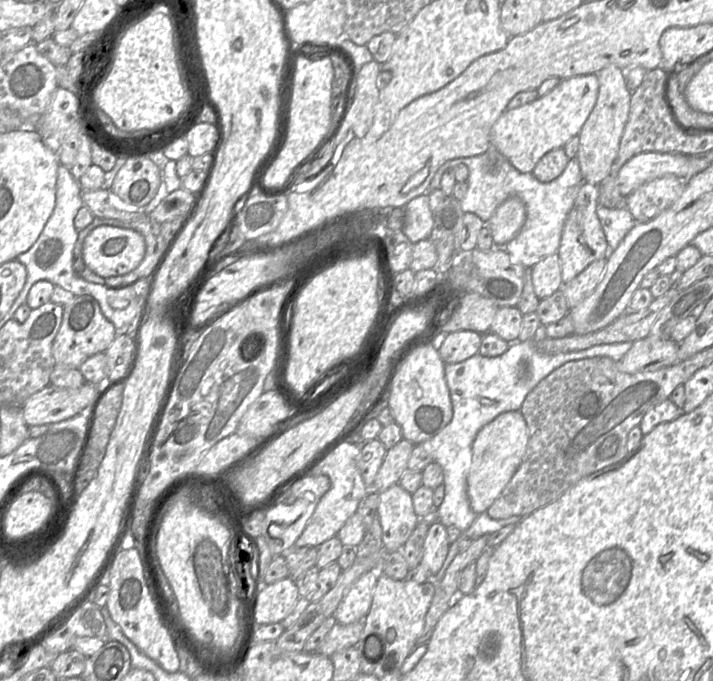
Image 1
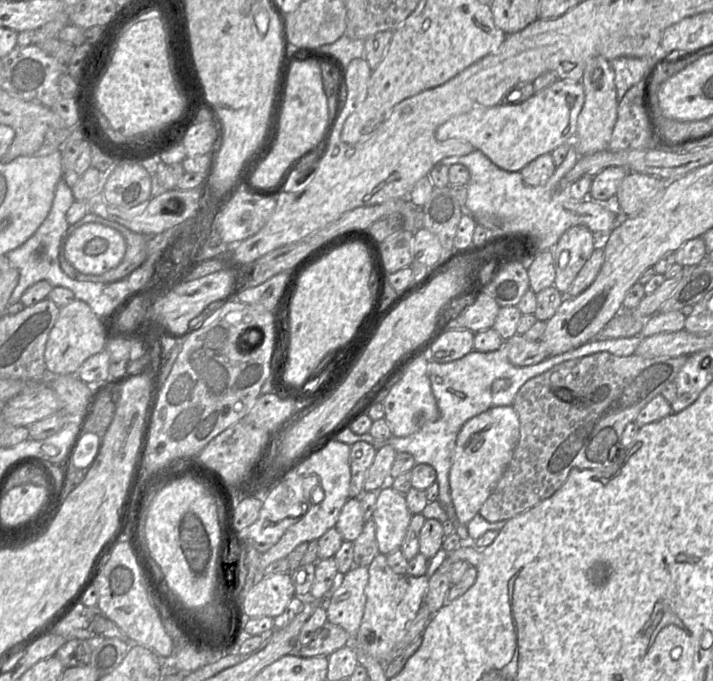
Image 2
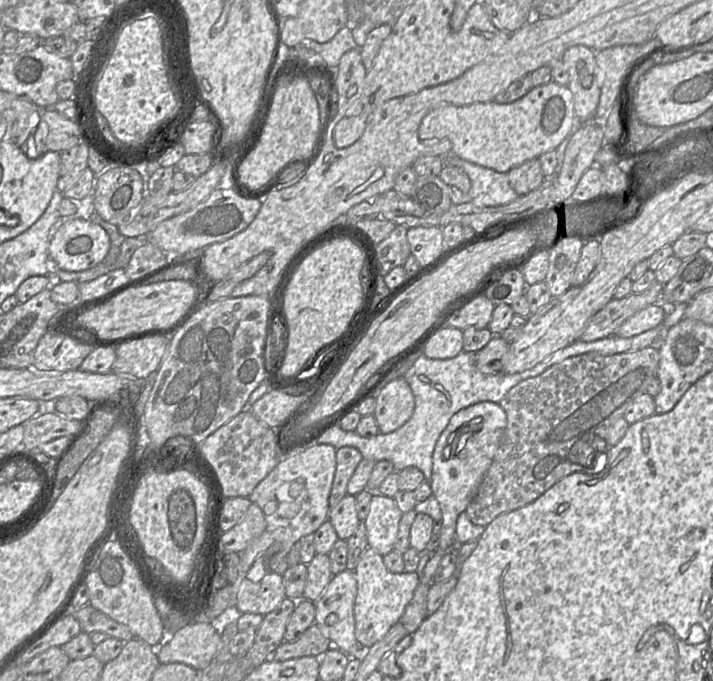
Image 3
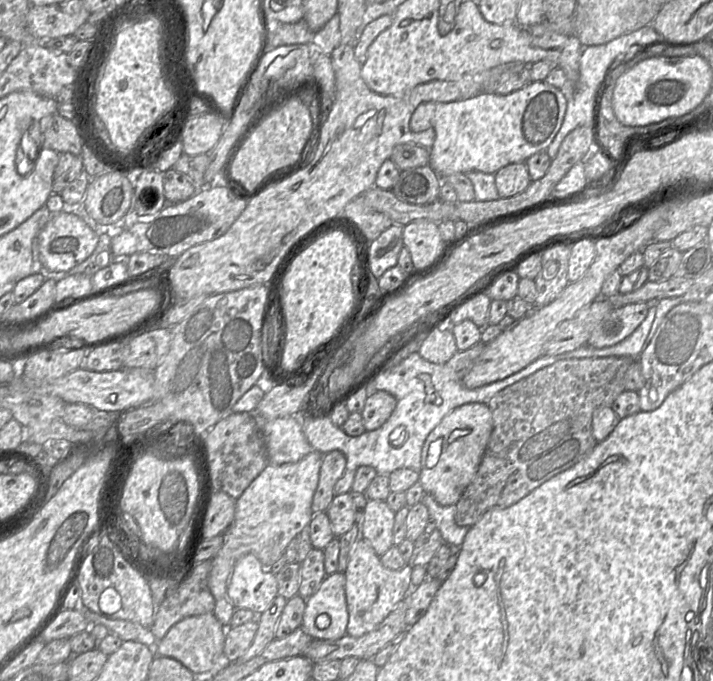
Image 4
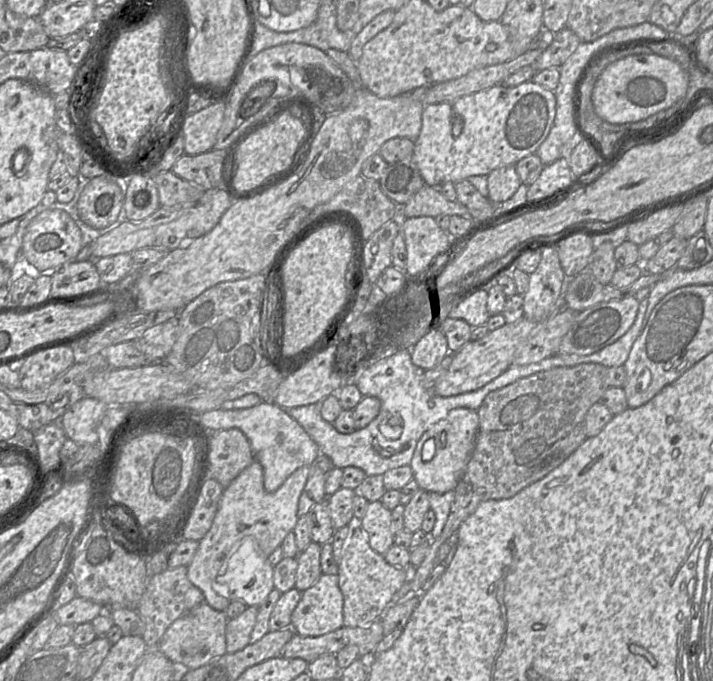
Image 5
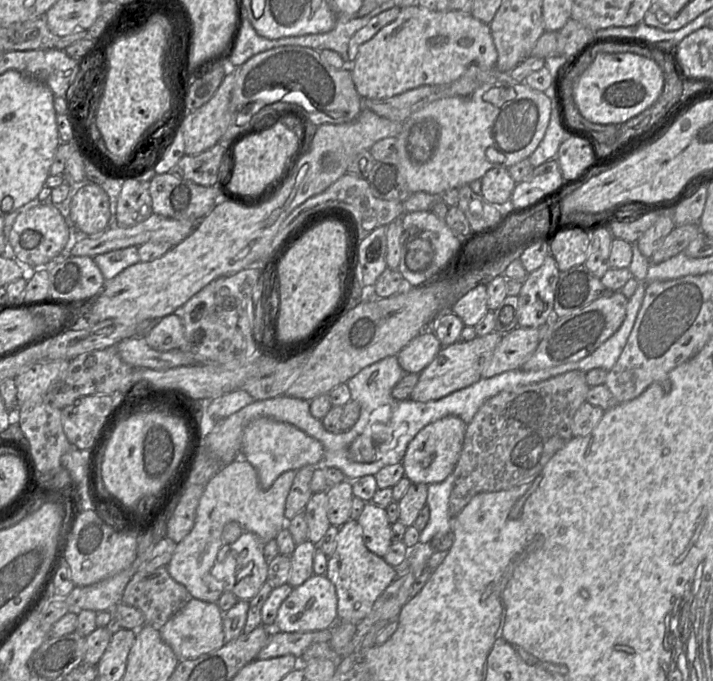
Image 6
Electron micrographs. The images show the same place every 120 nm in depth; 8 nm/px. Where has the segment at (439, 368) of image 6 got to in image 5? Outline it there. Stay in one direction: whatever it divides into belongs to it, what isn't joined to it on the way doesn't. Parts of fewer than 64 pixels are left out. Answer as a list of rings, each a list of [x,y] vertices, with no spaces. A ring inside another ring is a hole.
[[[522,318],[515,323],[506,323],[494,331],[489,331],[479,340],[465,343],[458,351],[451,353],[452,362],[447,372],[434,384],[434,394],[450,397],[482,388],[513,364],[516,351],[537,325],[536,322]]]

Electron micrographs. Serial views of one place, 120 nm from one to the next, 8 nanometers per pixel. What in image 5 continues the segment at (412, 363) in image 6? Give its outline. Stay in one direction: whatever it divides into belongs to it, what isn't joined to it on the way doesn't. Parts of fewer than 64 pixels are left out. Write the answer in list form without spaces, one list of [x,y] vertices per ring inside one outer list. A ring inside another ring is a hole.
[[[431,328],[410,353],[413,364],[425,371],[432,369],[449,354],[447,338],[440,328]]]

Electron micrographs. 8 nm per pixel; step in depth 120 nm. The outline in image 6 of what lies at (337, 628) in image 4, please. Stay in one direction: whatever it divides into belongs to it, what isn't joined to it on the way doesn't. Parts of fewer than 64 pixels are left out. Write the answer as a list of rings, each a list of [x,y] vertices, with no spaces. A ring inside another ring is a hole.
[[[314,574],[303,584],[293,588],[281,604],[270,631],[313,632],[330,629],[338,621],[338,599],[334,584],[326,575]]]

